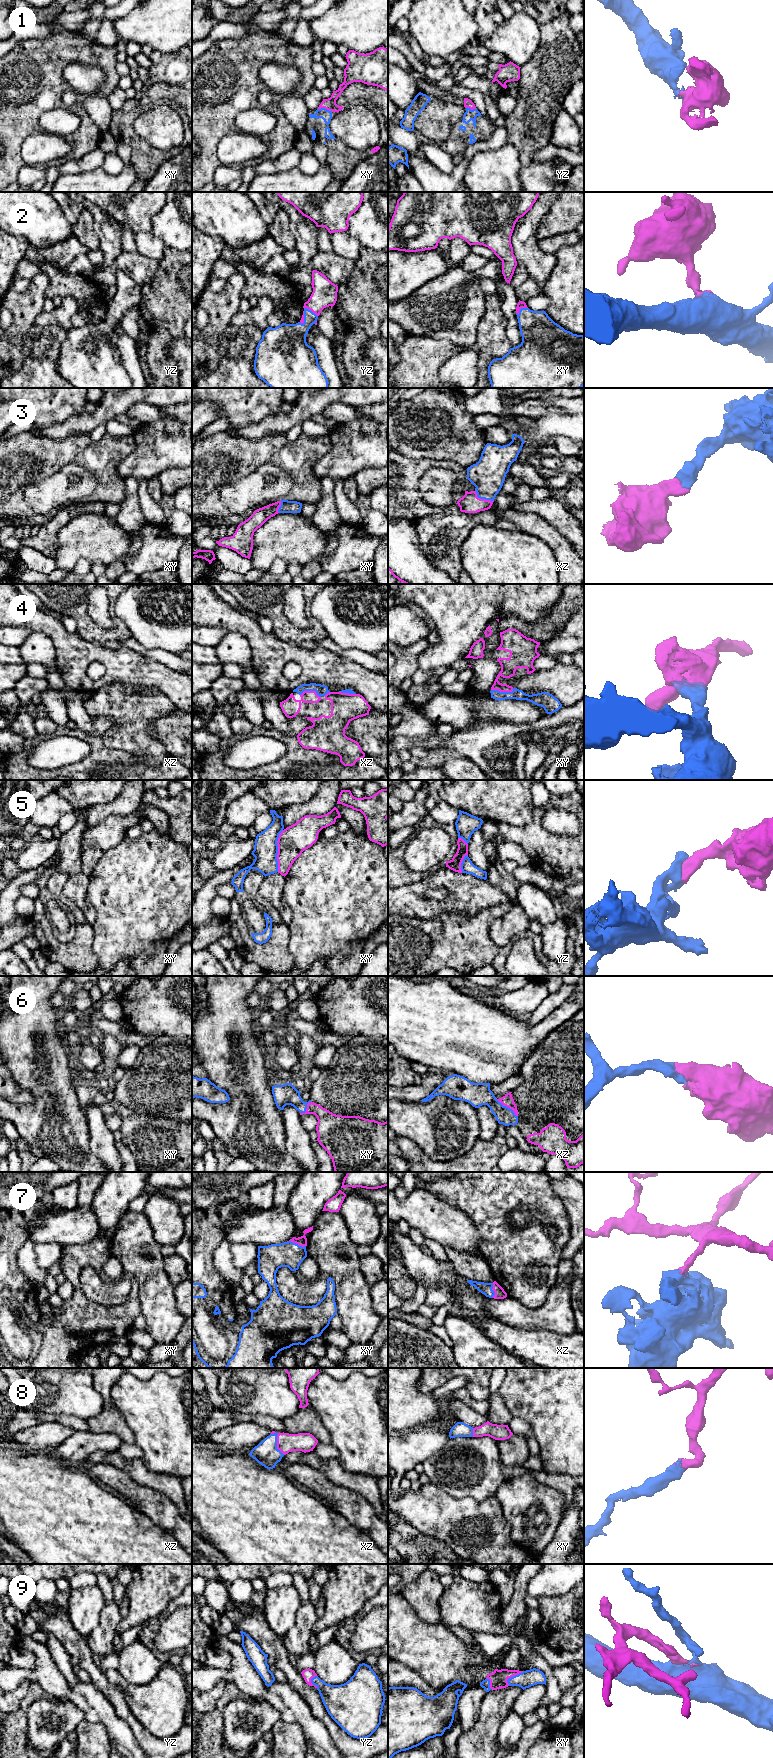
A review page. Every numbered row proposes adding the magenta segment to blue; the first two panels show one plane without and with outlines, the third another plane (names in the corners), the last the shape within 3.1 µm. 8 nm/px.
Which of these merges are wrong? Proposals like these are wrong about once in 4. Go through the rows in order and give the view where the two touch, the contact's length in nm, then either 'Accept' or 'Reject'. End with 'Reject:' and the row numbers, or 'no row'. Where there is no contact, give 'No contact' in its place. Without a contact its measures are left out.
1: Touches blue in xy. Shared border 120 nm. Accept
2: Touches blue in xy. Shared border 110 nm. Accept
3: Touches blue in xz. Shared border 180 nm. Accept
4: Touches blue in xy. Shared border 180 nm. Accept
5: Touches blue in xy. Shared border 340 nm. Reject
6: Touches blue in xz. Shared border 240 nm. Accept
7: Touches blue in xy. Shared border 160 nm. Accept
8: Touches blue in xz. Shared border 190 nm. Accept
9: Touches blue in xy. Shared border 170 nm. Accept
Reject: 5

